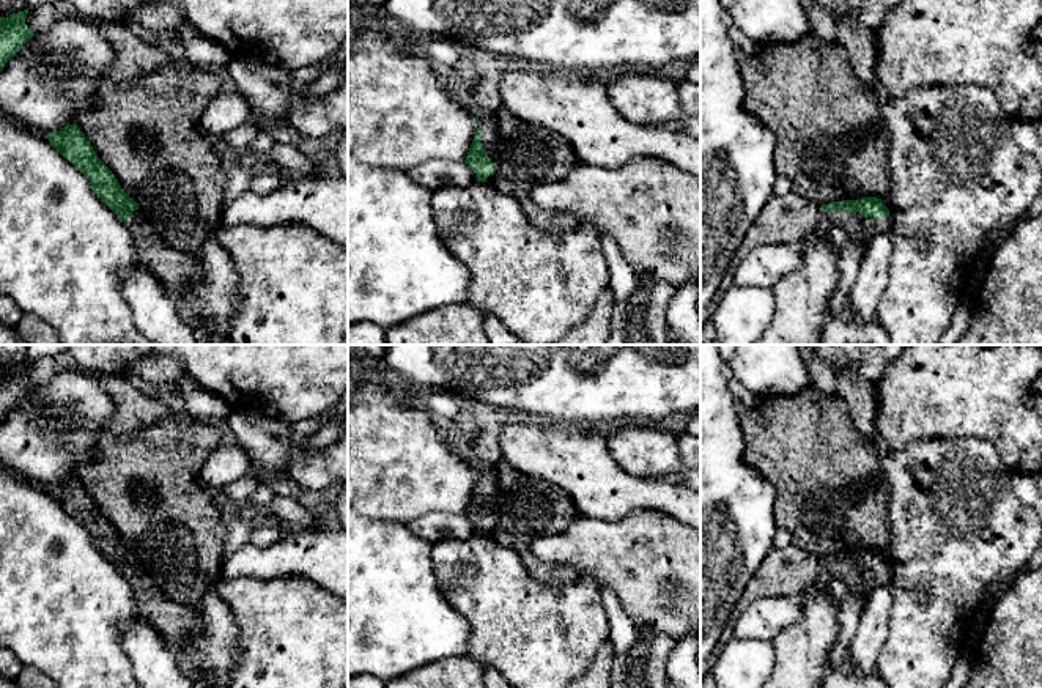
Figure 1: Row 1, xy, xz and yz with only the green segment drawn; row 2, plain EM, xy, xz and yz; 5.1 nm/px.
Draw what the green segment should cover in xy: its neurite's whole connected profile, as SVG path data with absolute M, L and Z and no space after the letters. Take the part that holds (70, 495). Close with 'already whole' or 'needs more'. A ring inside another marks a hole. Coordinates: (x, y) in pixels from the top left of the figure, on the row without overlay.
M77 475L50 485L44 491L88 531L93 545L127 579L139 614L161 633L167 645L178 650L187 649L201 630L197 612L167 598L153 583L139 557L98 510Z | needs more

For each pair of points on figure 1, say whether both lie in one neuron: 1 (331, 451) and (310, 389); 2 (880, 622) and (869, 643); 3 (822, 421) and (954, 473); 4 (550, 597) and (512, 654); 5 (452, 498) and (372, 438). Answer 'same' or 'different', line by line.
1: different
2: same
3: different
4: same
5: same

